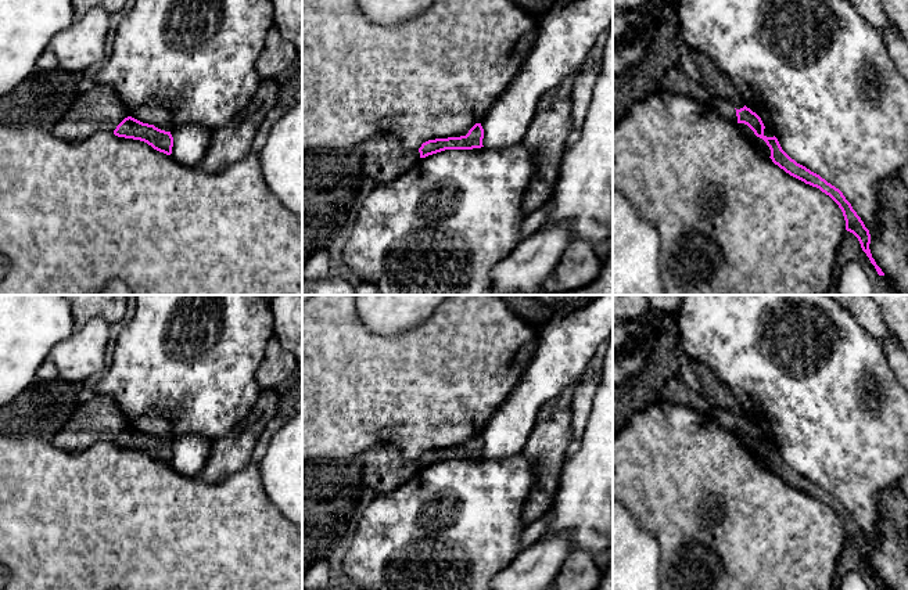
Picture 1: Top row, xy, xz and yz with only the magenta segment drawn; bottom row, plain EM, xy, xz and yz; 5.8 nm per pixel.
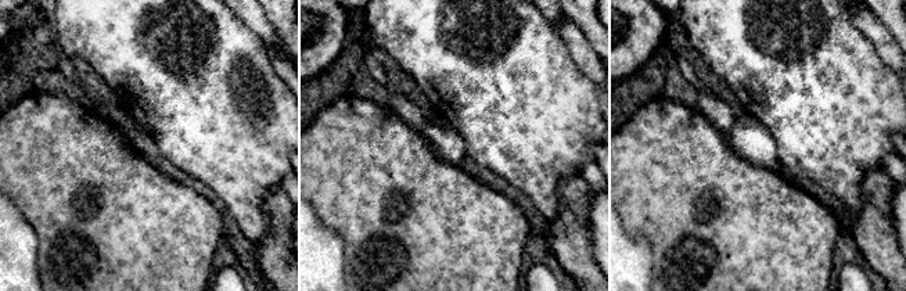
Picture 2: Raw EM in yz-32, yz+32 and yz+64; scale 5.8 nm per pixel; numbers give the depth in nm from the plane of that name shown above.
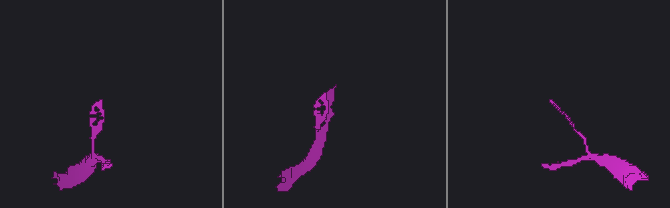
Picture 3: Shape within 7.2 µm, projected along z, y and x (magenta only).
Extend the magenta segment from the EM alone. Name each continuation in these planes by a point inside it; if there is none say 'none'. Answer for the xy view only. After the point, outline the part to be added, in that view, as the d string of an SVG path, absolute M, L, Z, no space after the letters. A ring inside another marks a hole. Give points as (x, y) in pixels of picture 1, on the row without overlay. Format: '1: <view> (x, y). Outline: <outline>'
none

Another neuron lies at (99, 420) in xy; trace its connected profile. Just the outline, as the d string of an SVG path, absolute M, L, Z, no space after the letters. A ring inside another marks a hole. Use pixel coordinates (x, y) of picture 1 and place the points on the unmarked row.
M96 393L79 404L53 443L61 450L82 452L97 442L114 442L128 428L116 402L108 395Z

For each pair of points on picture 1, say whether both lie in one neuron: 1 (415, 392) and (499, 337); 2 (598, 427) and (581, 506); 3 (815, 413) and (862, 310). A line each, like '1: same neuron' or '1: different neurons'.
1: same neuron
2: same neuron
3: different neurons

